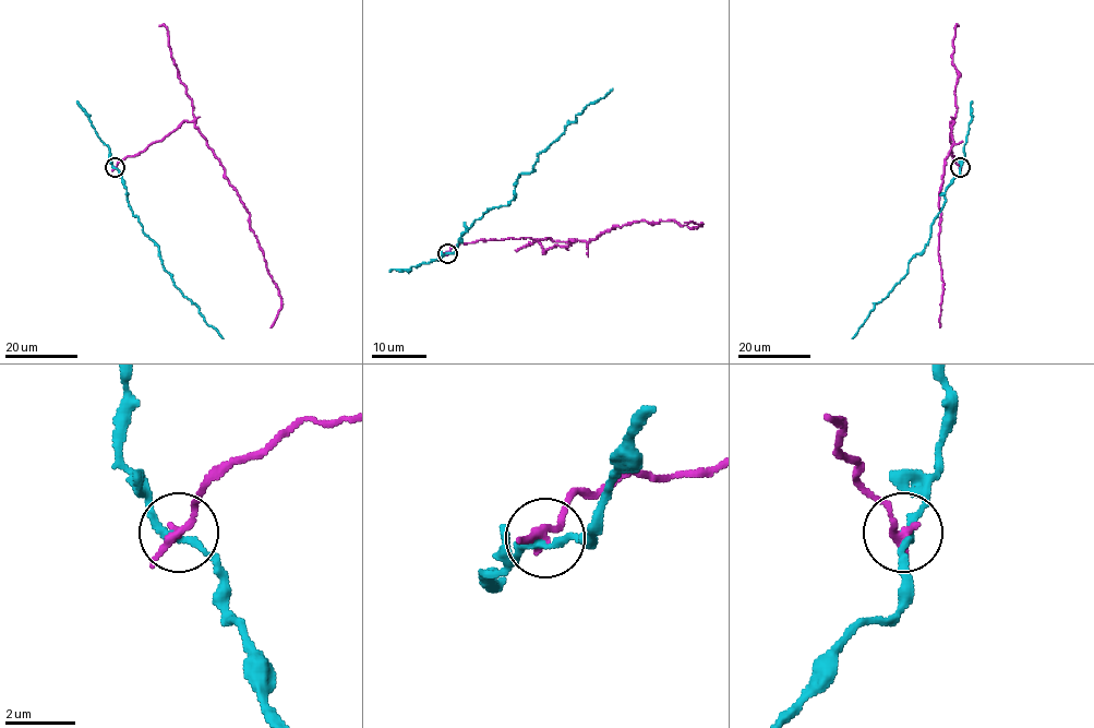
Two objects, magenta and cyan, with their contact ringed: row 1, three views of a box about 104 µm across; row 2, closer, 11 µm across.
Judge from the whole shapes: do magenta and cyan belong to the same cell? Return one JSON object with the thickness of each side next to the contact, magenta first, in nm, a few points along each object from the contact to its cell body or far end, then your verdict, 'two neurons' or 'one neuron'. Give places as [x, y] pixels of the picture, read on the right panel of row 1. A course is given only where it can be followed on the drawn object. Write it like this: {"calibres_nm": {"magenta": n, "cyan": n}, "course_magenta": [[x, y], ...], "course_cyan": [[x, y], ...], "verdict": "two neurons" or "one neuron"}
{"calibres_nm": {"magenta": 280, "cyan": 190}, "course_magenta": [[960, 167], [949, 142], [952, 121], [953, 145], [944, 167], [939, 204], [938, 253], [944, 286], [939, 327]], "course_cyan": [[960, 167], [960, 176], [947, 187], [928, 241], [852, 338]], "verdict": "two neurons"}

